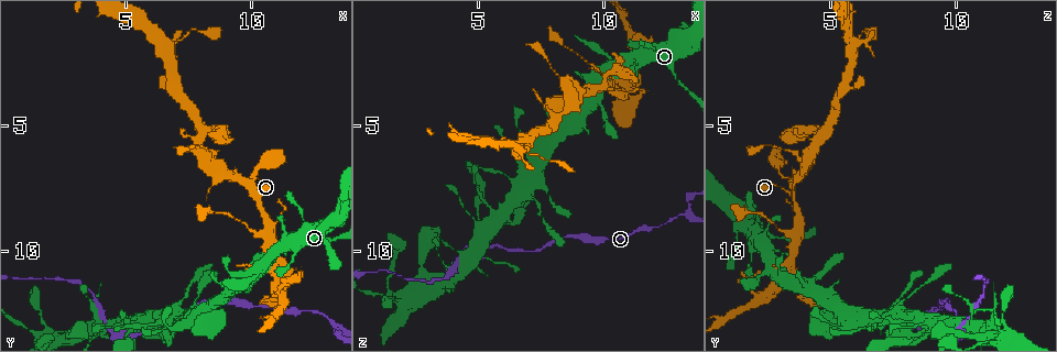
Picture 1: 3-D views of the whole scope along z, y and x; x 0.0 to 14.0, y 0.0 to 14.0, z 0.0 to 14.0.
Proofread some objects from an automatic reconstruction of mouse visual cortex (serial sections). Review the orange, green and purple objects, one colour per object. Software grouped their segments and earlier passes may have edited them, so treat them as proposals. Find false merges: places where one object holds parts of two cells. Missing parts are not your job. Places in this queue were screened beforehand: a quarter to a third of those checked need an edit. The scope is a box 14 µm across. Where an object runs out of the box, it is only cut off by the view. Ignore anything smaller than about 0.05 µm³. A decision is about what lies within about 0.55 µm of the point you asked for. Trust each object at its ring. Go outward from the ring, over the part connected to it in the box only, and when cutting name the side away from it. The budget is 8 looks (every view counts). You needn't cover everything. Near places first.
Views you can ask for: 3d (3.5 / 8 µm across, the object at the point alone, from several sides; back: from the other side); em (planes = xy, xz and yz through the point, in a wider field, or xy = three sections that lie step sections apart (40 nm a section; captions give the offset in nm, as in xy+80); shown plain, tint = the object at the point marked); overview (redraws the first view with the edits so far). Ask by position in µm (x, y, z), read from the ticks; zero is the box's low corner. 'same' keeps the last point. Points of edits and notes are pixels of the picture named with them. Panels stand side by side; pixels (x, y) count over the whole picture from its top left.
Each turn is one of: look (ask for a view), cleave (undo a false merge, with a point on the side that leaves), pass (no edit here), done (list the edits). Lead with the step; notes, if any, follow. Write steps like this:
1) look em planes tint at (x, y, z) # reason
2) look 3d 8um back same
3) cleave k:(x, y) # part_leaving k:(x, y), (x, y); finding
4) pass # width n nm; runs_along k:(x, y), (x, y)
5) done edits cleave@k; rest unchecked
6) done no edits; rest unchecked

look 3d 8um at (4.4, 12.9, 10.0)

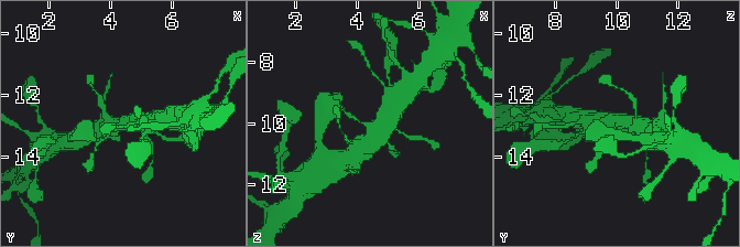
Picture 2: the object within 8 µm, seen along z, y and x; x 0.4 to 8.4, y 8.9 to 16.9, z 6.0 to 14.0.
look 3d 3.5um at (4.2, 13.0, 10.0) # closer look

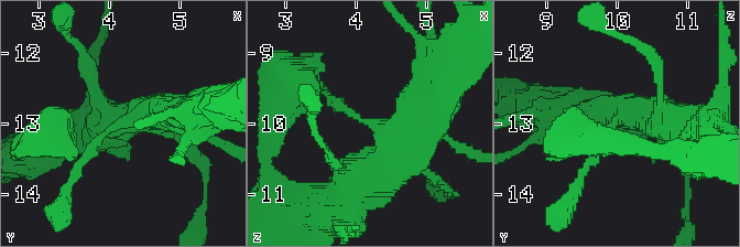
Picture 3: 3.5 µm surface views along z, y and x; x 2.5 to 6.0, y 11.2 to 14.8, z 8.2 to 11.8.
look em xy step 2 tint at (4.30, 12.95, 10.05) # arms 4; arm_widths 150, 200, 500, 500 nm; need the tissue

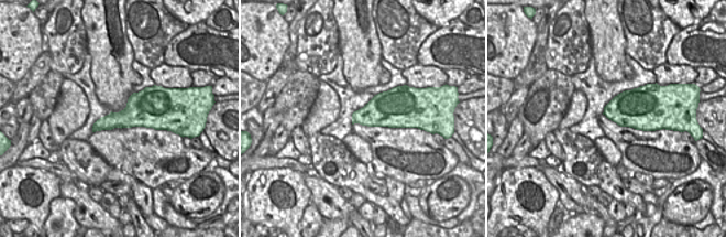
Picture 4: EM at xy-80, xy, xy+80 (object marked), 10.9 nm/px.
pass # width 380 nm; runs_along 3:(187, 111), (137, 115), (83, 162); continuous, no second cell

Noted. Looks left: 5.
look 3d 3.5um at (1.4, 13.3, 11.7) # small branch off a trunk

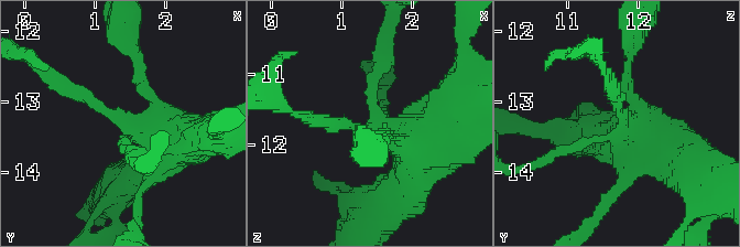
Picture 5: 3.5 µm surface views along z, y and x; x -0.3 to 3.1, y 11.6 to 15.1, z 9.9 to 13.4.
look em xy step 3 tint at (1.40, 13.30, 11.75) # arms 3; arm_widths 200, 200, 600 nm; now the EM

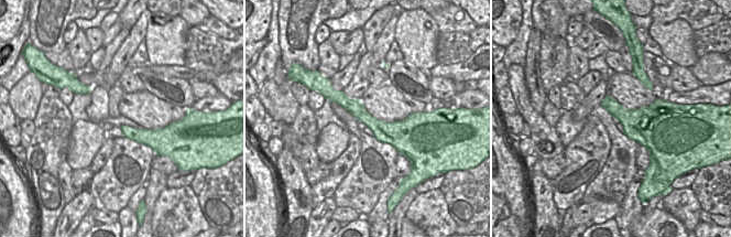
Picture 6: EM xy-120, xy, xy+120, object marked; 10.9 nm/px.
look em planes tint same

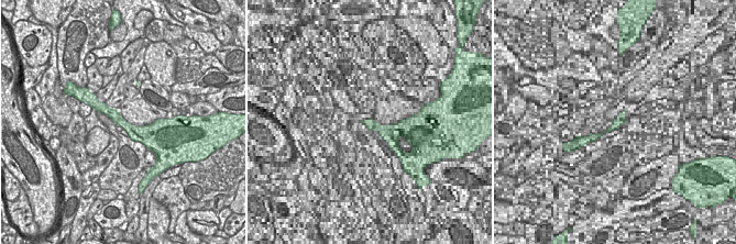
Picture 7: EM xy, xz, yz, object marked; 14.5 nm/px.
pass # runs_along 7:(94, 104), (133, 131), (158, 125); one cell here

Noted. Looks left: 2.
look 3d 3.5um at (13.4, 13.0, 8.6) # sharp bend

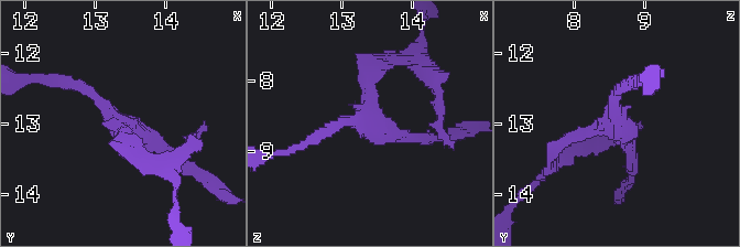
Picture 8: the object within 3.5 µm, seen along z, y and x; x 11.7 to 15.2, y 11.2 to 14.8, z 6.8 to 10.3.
look em xy step 5 tint at (13.35, 13.00, 8.60) # now the EM

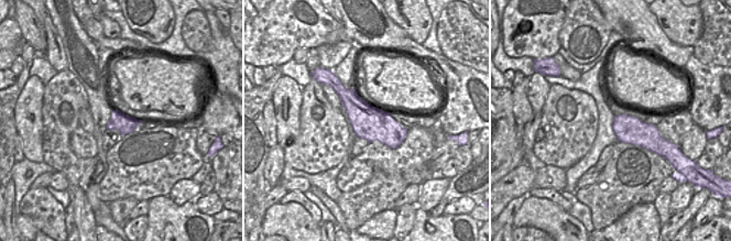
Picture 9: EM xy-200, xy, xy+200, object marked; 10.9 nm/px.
cleave 8:(561, 143) # part_leaving 8:(592, 129), (567, 139), (539, 176); two cells meet here

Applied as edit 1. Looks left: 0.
done edits cleave@8; rest unchecked

